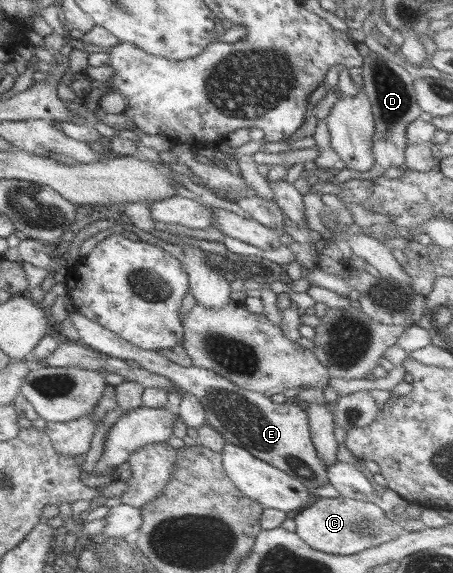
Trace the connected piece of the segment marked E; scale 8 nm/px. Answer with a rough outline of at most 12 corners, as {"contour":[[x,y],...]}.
{"contour":[[70,313],[80,344],[197,397],[227,443],[328,483],[307,411],[180,366]]}

